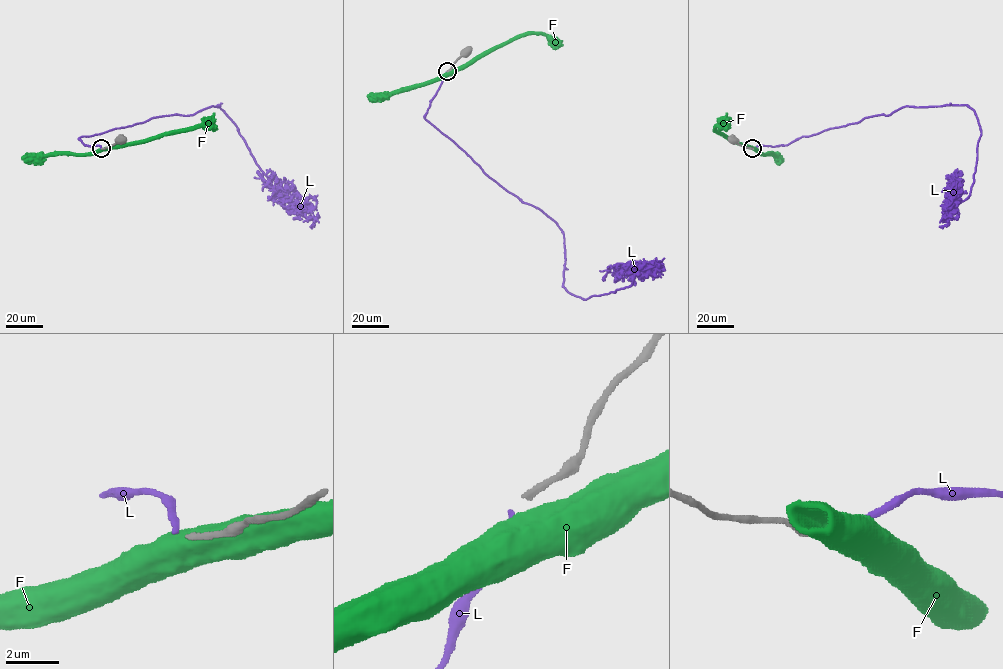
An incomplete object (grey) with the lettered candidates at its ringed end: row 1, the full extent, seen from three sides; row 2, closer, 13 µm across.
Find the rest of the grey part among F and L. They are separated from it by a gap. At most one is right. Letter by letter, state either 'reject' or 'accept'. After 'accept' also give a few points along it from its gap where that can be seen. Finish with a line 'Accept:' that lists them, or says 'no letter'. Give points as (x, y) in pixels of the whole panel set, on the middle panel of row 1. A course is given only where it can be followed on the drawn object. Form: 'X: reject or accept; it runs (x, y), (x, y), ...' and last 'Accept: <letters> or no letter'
F: reject
L: accept; it runs (446, 72), (424, 118), (556, 223), (563, 286), (586, 299), (631, 284), (626, 264), (612, 273)
Accept: L

